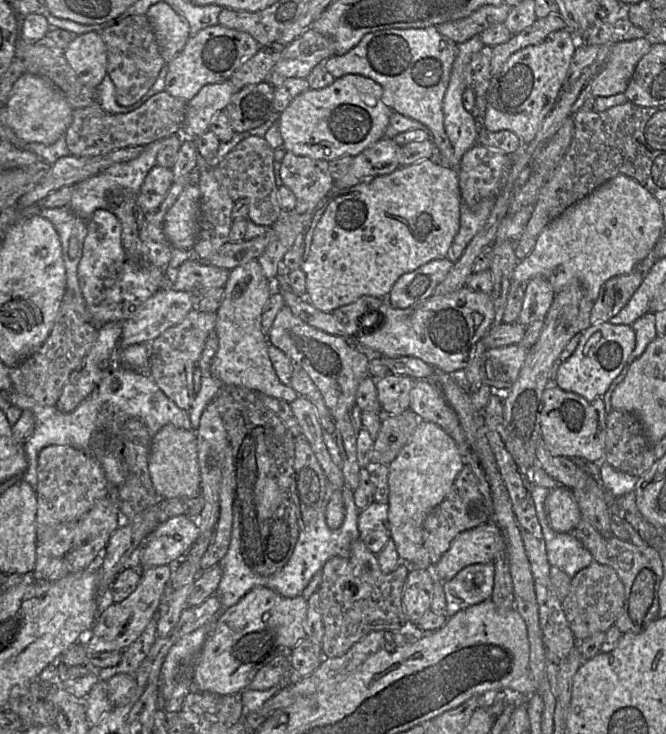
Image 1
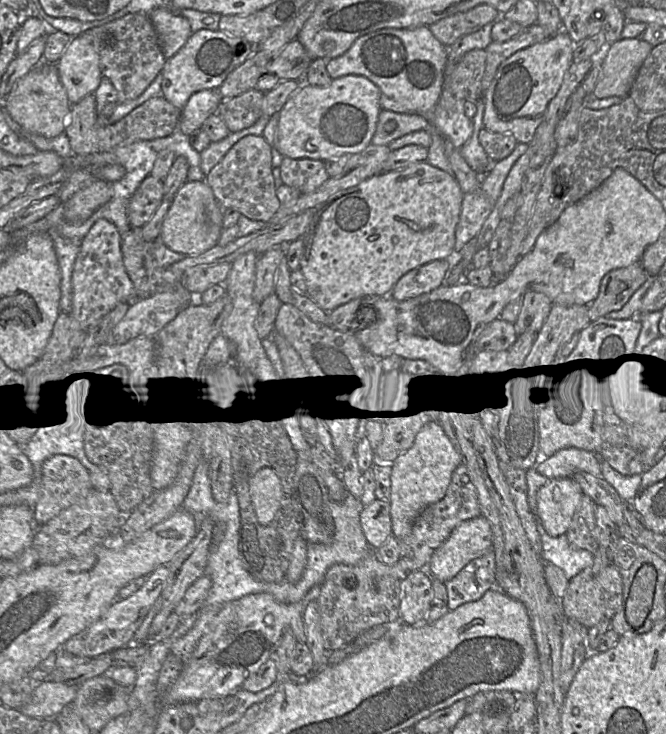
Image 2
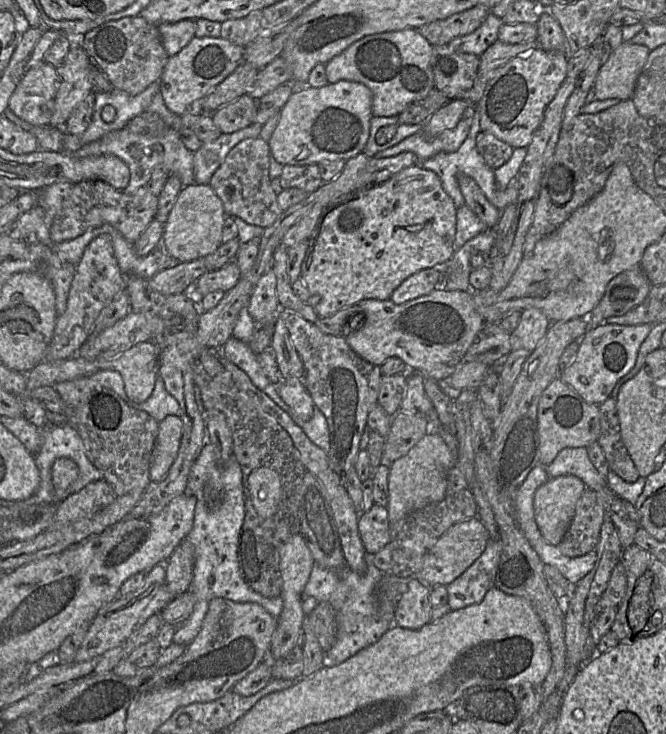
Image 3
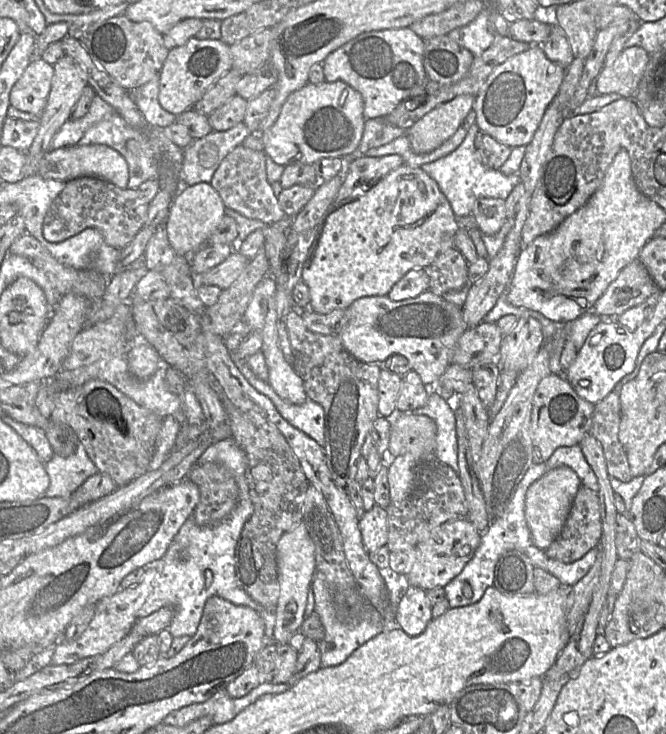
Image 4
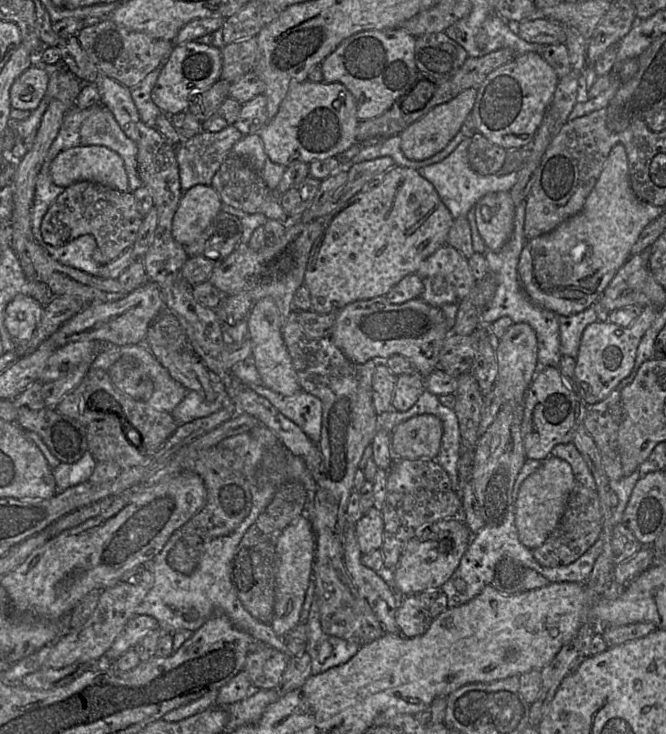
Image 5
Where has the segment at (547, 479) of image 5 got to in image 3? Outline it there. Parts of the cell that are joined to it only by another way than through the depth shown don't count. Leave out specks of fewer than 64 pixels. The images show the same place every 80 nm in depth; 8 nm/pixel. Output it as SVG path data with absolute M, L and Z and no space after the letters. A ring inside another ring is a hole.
M563 475L541 485L534 494L534 519L543 539L558 545L574 517L576 504L585 491L582 480Z

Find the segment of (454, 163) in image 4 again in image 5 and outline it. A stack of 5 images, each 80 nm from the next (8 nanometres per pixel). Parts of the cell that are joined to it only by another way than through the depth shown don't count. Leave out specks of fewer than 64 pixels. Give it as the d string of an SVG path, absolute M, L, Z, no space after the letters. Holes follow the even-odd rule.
M465 137L460 144L442 161L418 169L419 174L435 187L442 202L454 219L466 216L469 210L488 193L509 192L517 182L519 170L509 174L481 175L475 172L468 160L468 147L471 137Z

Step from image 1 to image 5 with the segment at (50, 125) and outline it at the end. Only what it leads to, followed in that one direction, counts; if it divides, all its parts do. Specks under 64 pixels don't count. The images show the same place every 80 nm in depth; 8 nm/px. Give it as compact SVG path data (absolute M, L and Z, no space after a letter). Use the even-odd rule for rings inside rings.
M31 65L10 88L11 107L20 110L35 110L47 91L48 83L48 72L36 65Z

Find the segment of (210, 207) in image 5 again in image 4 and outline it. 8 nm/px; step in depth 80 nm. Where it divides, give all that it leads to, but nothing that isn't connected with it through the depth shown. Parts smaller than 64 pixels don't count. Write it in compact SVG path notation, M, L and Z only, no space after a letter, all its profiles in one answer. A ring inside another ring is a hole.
M210 183L182 186L175 195L166 219L167 235L172 248L180 255L191 256L204 245L225 214L225 206Z

